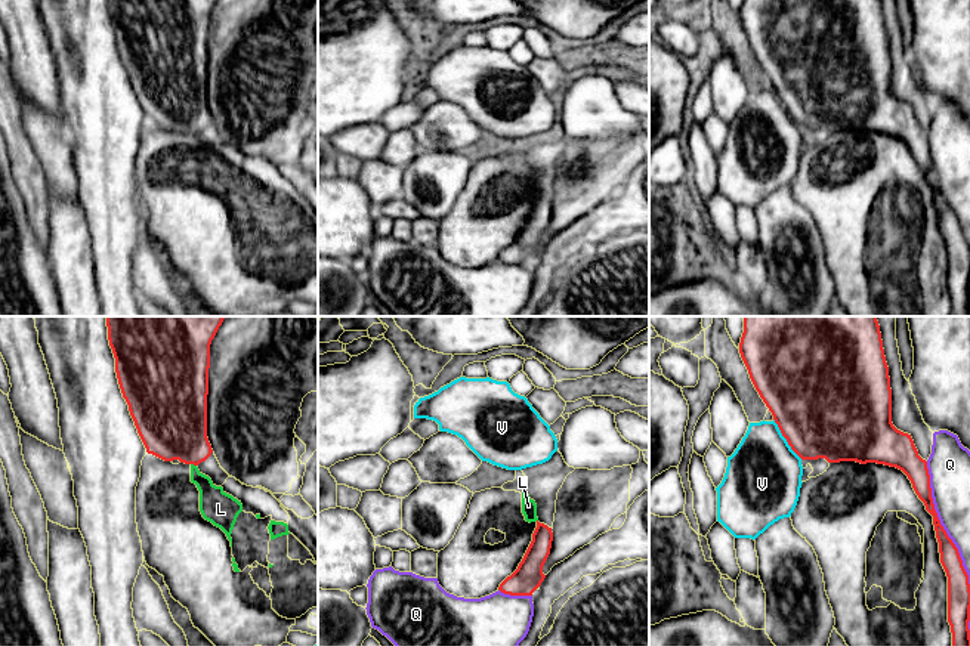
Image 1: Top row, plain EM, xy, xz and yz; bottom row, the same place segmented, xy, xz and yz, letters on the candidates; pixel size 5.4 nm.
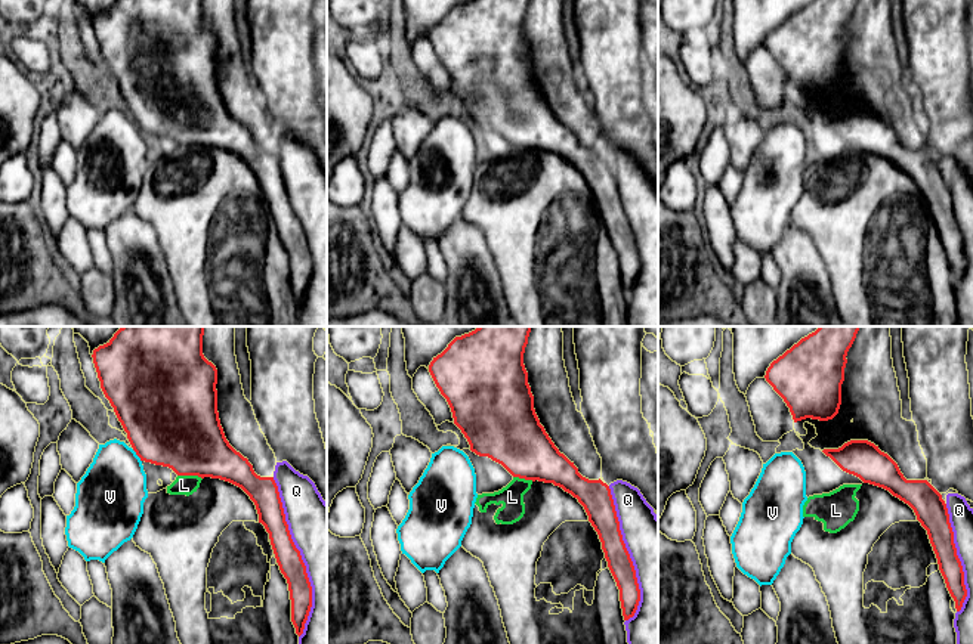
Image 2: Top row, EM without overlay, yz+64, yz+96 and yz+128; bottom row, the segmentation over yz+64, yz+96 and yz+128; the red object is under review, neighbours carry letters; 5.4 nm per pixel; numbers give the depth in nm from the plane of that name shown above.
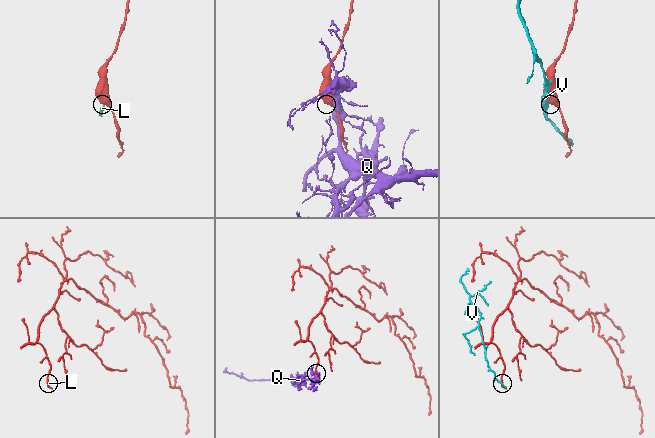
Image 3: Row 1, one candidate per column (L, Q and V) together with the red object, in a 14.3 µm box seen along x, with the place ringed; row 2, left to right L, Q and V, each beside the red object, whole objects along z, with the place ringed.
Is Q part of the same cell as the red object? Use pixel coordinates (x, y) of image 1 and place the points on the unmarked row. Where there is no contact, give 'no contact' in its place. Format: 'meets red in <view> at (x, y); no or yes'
meets red in yz at (939, 192); no

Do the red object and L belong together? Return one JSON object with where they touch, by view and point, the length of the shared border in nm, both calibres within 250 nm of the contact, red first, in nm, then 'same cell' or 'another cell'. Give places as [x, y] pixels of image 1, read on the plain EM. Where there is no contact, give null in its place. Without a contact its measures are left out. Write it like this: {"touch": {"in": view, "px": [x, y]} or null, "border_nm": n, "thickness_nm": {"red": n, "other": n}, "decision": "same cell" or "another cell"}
{"touch": {"in": "xy", "px": [194, 133]}, "border_nm": 40, "thickness_nm": {"red": 380, "other": 170}, "decision": "another cell"}

